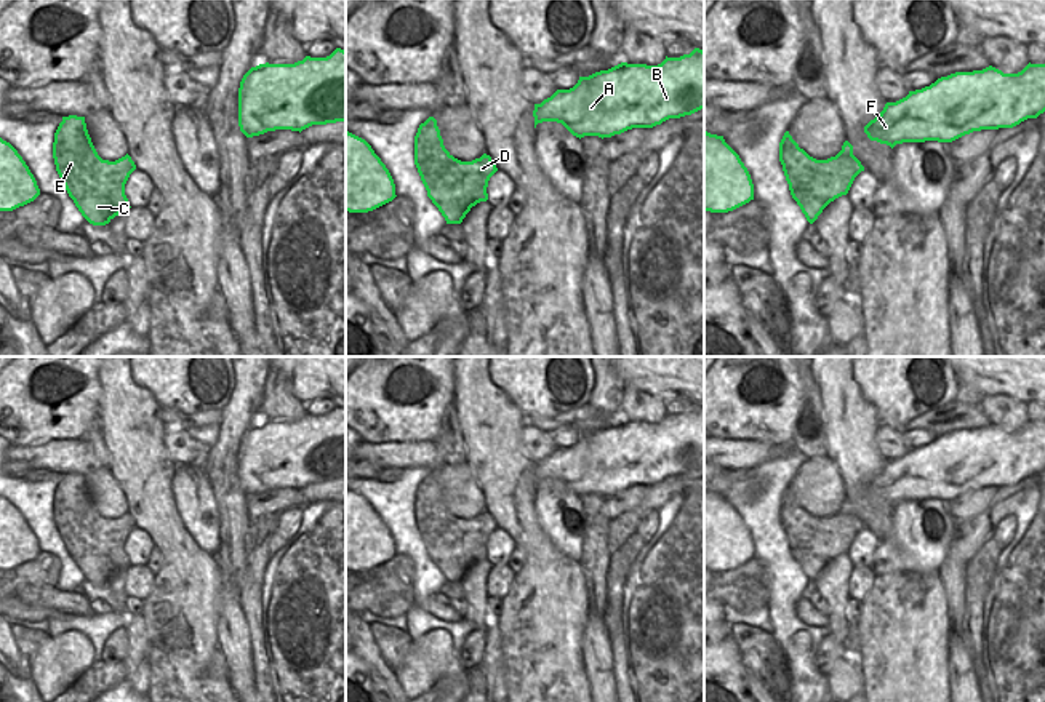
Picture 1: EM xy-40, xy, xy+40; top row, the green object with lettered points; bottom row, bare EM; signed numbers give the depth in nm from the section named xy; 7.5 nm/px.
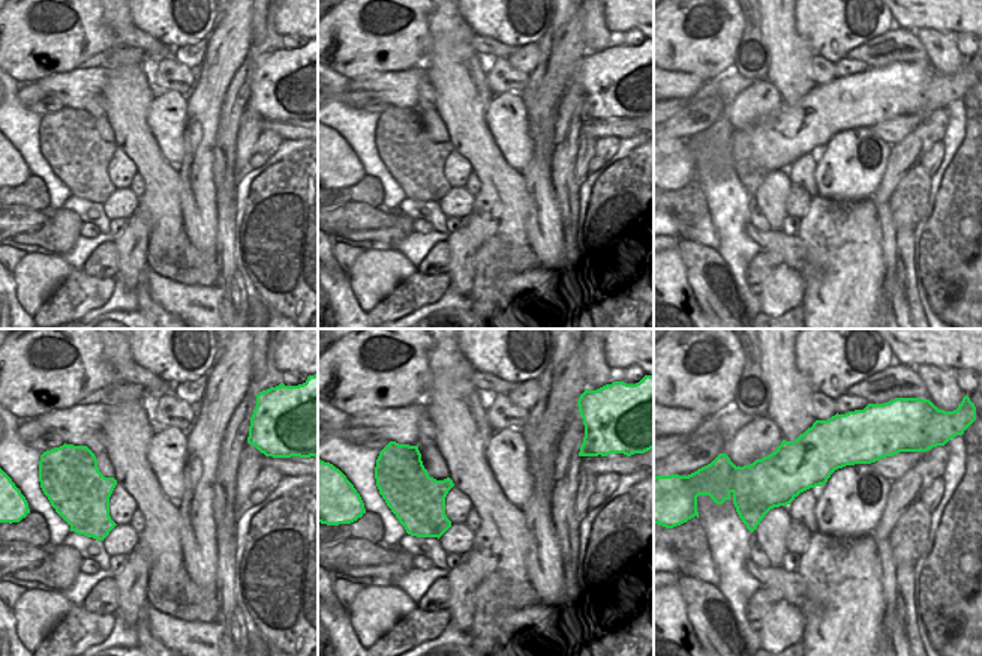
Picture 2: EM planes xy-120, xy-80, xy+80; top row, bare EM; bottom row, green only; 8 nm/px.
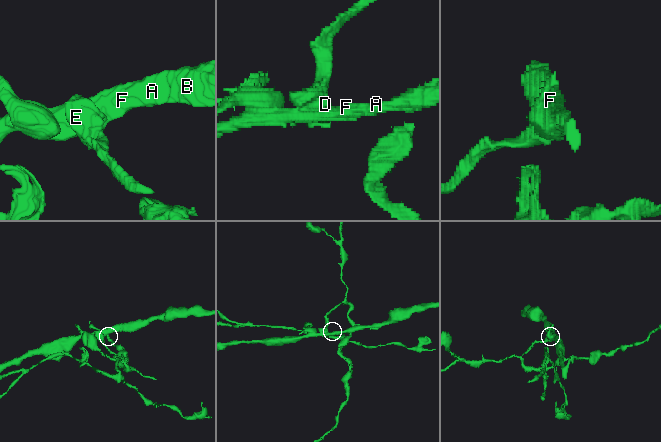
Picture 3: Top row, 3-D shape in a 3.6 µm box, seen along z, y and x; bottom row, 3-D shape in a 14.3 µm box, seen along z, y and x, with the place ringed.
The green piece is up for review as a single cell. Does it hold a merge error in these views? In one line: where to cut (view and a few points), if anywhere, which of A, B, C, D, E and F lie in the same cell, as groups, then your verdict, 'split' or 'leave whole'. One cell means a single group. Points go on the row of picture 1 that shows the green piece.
xy+40 (836, 155), (856, 162), (861, 170) | A B F / C D E | split

